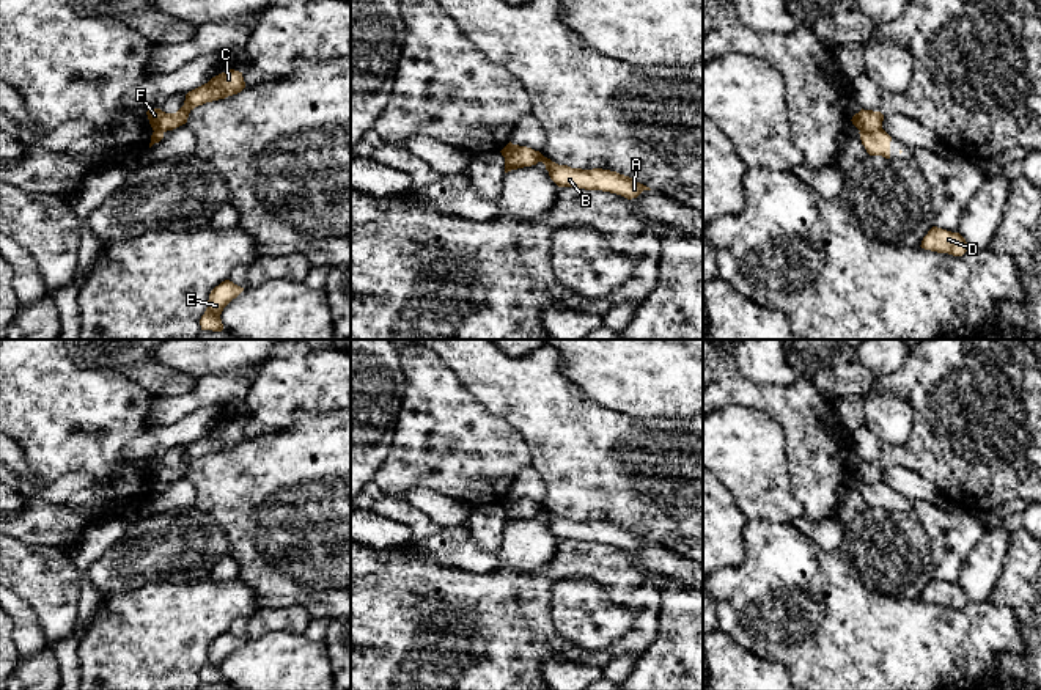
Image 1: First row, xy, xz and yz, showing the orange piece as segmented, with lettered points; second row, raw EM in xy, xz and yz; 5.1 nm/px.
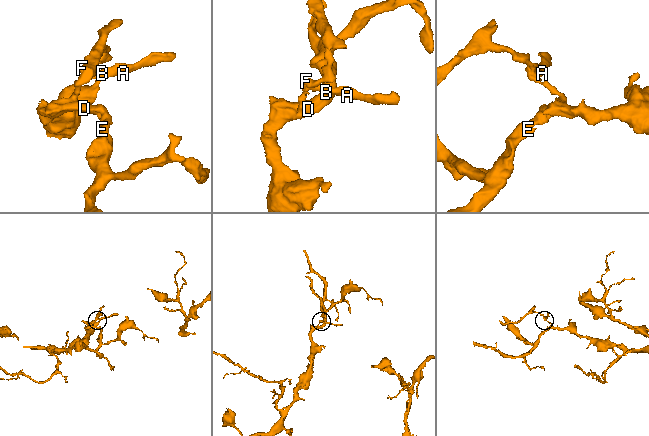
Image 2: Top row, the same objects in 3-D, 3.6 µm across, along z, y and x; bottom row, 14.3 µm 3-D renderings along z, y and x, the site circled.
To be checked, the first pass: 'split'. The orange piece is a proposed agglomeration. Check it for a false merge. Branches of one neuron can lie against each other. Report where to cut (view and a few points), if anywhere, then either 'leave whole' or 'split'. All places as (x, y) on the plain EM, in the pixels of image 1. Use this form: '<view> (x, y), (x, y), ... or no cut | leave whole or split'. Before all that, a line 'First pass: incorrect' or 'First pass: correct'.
First pass: correct
yz (881, 480), (871, 484), (860, 483) | split

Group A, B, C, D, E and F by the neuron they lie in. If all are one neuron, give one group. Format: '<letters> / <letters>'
A B D E / C F

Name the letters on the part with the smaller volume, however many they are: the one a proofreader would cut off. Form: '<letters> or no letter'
C, F

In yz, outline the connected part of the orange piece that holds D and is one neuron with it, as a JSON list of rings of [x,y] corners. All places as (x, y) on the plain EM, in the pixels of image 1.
[[[932,578],[921,593],[921,600],[948,605],[953,608],[962,608],[970,599],[959,585],[951,585],[937,578]]]

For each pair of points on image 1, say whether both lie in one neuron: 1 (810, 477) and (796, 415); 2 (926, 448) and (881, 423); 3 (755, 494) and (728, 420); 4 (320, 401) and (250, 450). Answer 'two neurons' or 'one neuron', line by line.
1: one neuron
2: two neurons
3: one neuron
4: two neurons

